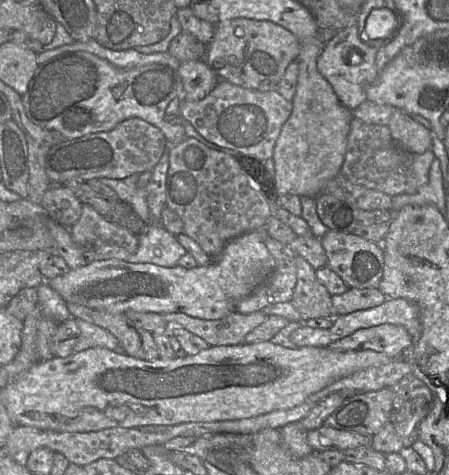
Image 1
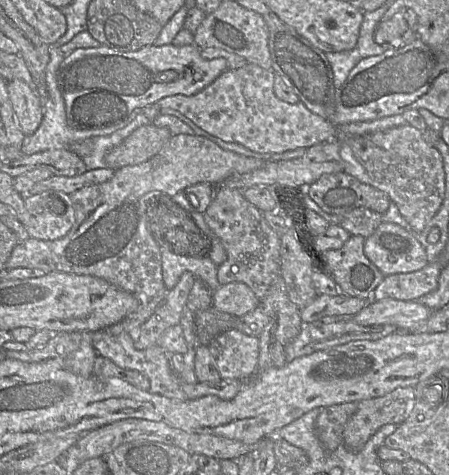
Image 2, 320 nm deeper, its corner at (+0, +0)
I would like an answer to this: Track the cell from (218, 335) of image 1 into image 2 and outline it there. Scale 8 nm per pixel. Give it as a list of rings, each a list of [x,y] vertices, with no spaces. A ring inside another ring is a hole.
[[[231,282],[219,286],[212,295],[214,308],[238,318],[253,311],[260,304],[251,288],[243,282]]]

